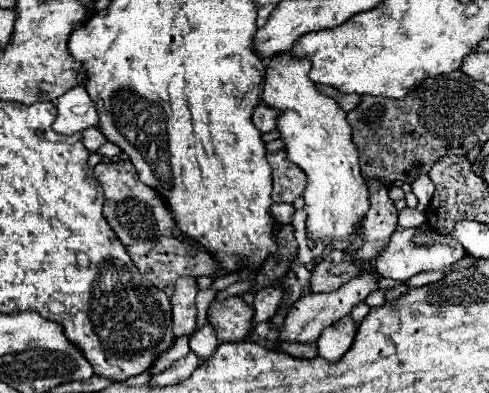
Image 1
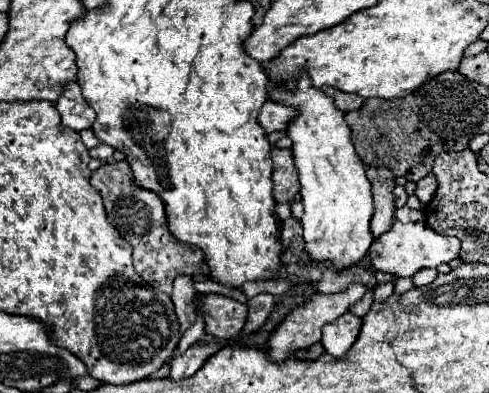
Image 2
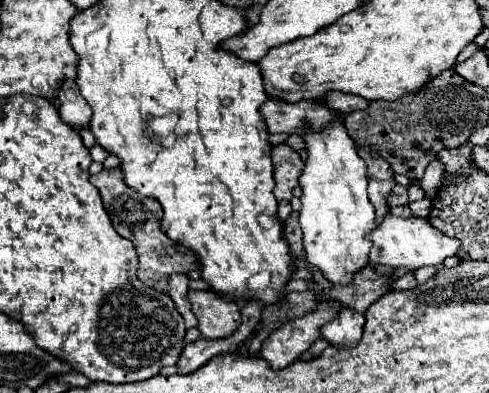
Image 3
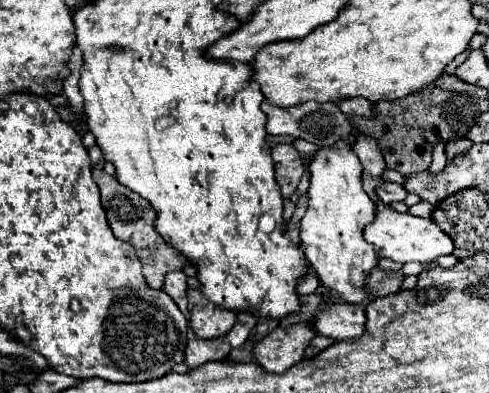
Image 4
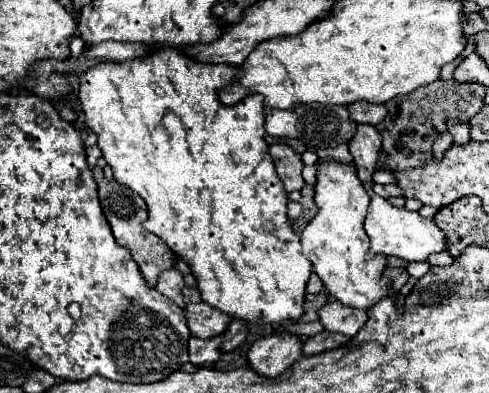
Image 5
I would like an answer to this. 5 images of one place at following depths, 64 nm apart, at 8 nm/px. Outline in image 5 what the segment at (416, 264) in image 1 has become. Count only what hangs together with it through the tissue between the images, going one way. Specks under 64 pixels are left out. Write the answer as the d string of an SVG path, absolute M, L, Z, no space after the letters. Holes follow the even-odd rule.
M372 194L372 204L368 210L364 228L366 228L366 234L370 238L372 252L378 252L384 256L396 256L396 258L402 258L406 262L428 260L430 254L446 250L444 232L436 226L434 220L422 218L418 212L408 212L404 208L396 208L388 200L384 200L376 194Z

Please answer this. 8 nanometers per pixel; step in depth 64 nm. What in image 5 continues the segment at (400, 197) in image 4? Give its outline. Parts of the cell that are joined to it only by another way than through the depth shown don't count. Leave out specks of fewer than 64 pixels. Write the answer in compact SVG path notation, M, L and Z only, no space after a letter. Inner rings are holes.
M374 184L372 186L374 194L382 196L382 198L392 198L392 196L404 196L402 190L396 184Z

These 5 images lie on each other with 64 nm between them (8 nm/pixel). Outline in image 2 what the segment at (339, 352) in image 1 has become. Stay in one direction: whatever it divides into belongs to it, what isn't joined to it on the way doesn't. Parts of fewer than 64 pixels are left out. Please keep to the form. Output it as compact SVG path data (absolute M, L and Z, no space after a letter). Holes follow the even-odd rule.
M346 312L336 322L324 326L322 340L320 340L324 344L324 352L334 358L342 358L348 352L348 348L354 344L360 332L360 326L362 326L362 320L352 312Z

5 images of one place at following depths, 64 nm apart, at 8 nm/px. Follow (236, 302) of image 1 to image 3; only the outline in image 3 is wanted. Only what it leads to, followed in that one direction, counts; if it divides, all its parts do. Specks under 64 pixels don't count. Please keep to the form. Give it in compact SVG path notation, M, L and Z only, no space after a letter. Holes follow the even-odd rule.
M192 290L190 302L204 338L226 338L242 324L242 314L236 302L220 298L216 292Z

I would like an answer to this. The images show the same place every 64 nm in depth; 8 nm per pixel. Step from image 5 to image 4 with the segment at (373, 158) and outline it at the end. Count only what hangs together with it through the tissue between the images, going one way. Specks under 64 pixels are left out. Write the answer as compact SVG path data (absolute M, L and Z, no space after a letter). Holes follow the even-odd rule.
M358 136L354 142L354 152L360 158L362 166L364 166L364 174L362 174L362 182L364 182L364 190L370 196L370 200L374 204L378 204L378 194L376 194L376 186L386 184L386 180L382 178L384 170L386 170L386 162L382 158L382 152L378 148L378 144L374 140L368 140L366 136Z

